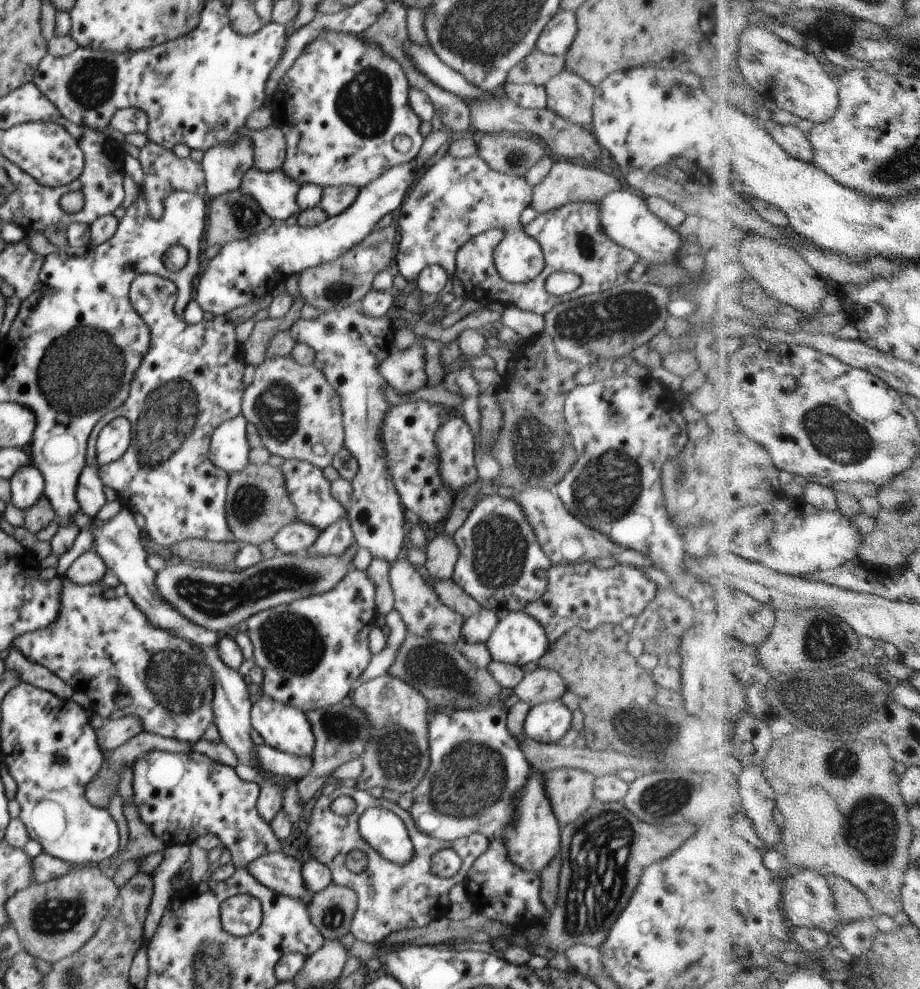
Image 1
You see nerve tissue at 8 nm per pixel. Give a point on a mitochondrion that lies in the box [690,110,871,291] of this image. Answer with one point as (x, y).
(843, 241)

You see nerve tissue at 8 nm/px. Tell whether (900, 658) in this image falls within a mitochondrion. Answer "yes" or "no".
no

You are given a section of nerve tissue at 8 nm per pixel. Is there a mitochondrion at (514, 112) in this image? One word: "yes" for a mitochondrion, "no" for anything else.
no

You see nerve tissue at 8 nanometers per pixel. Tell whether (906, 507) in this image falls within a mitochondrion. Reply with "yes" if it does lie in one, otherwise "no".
yes

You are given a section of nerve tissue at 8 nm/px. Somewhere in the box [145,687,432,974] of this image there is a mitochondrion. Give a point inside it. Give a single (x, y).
(396, 749)

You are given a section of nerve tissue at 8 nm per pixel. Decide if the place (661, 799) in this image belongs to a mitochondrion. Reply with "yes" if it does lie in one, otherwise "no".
yes

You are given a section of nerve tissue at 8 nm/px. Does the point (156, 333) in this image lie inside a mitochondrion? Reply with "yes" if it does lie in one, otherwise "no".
no

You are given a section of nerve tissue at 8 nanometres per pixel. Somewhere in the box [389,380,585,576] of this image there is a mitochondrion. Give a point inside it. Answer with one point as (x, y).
(535, 456)

